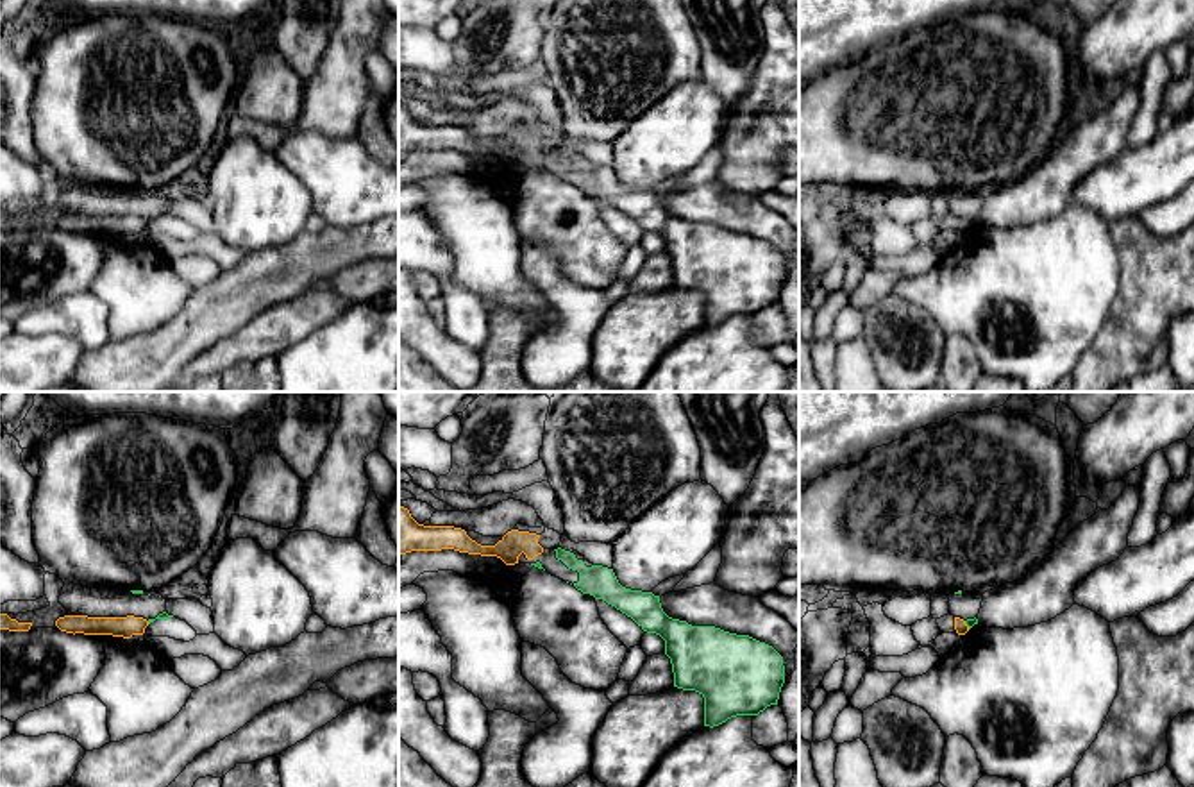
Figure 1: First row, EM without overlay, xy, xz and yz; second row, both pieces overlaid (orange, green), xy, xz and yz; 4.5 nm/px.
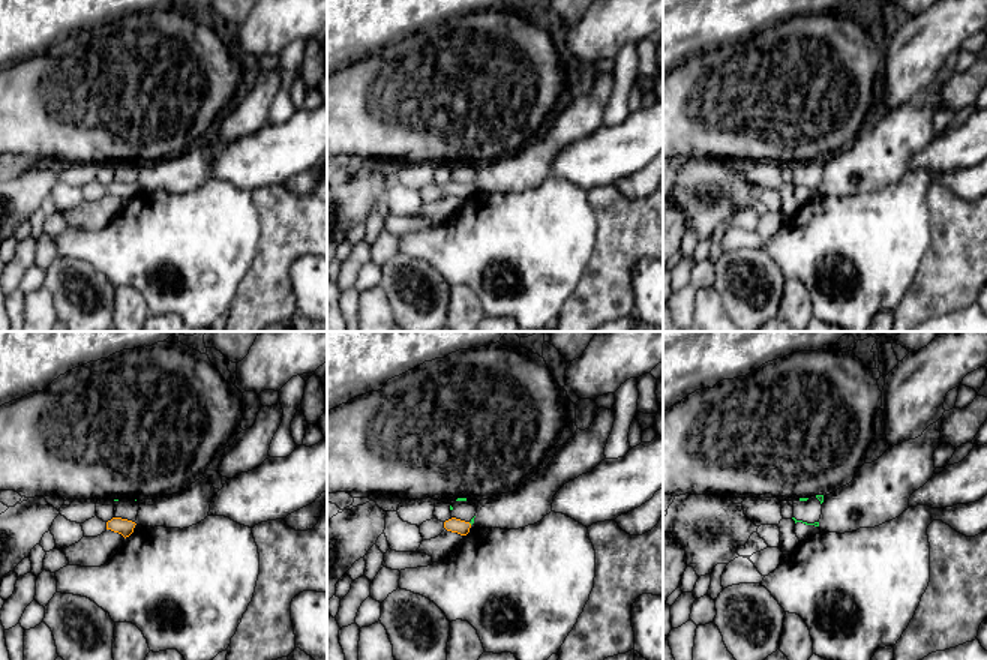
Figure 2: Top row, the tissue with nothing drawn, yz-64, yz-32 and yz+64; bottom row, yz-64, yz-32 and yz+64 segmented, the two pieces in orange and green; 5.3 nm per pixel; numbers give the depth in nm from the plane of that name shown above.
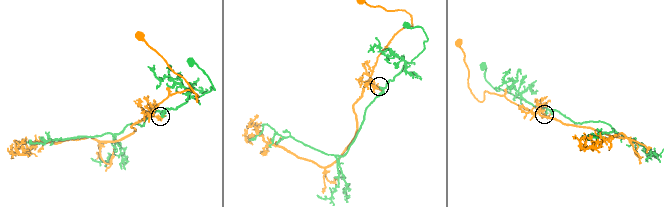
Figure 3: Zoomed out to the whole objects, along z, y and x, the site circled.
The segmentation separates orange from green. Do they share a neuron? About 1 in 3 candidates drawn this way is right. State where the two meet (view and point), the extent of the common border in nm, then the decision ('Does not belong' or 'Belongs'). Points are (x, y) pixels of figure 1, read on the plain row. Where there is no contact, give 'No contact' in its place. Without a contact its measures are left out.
Touches orange at yz (966, 224). Shared border 50 nm. Does not belong

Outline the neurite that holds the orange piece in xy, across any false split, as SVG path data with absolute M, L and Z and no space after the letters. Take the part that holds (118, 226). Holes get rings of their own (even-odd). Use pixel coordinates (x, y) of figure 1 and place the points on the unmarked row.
M64 215L55 220L55 225L66 233L84 234L113 234L130 238L143 234L148 220L143 216L88 216L88 215Z

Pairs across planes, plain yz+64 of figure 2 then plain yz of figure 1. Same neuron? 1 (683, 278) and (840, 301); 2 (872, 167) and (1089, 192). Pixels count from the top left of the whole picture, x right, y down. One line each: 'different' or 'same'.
1: same
2: different

